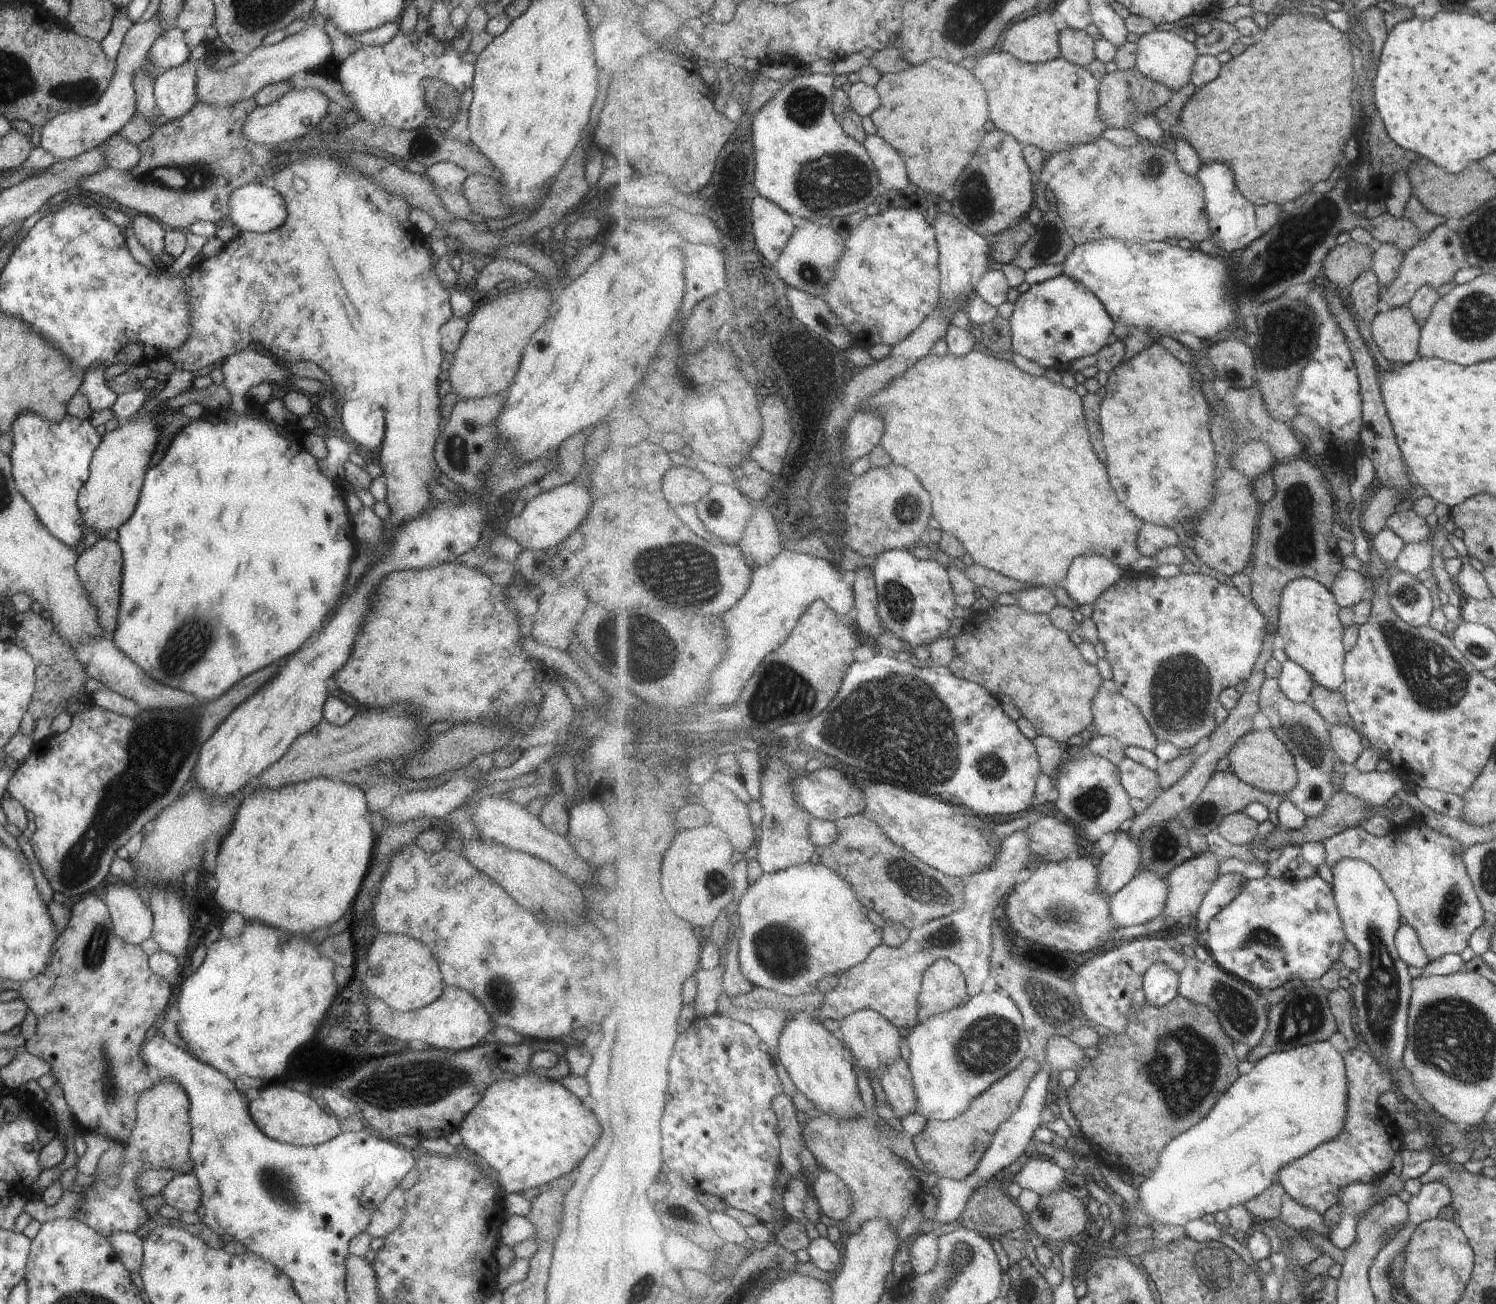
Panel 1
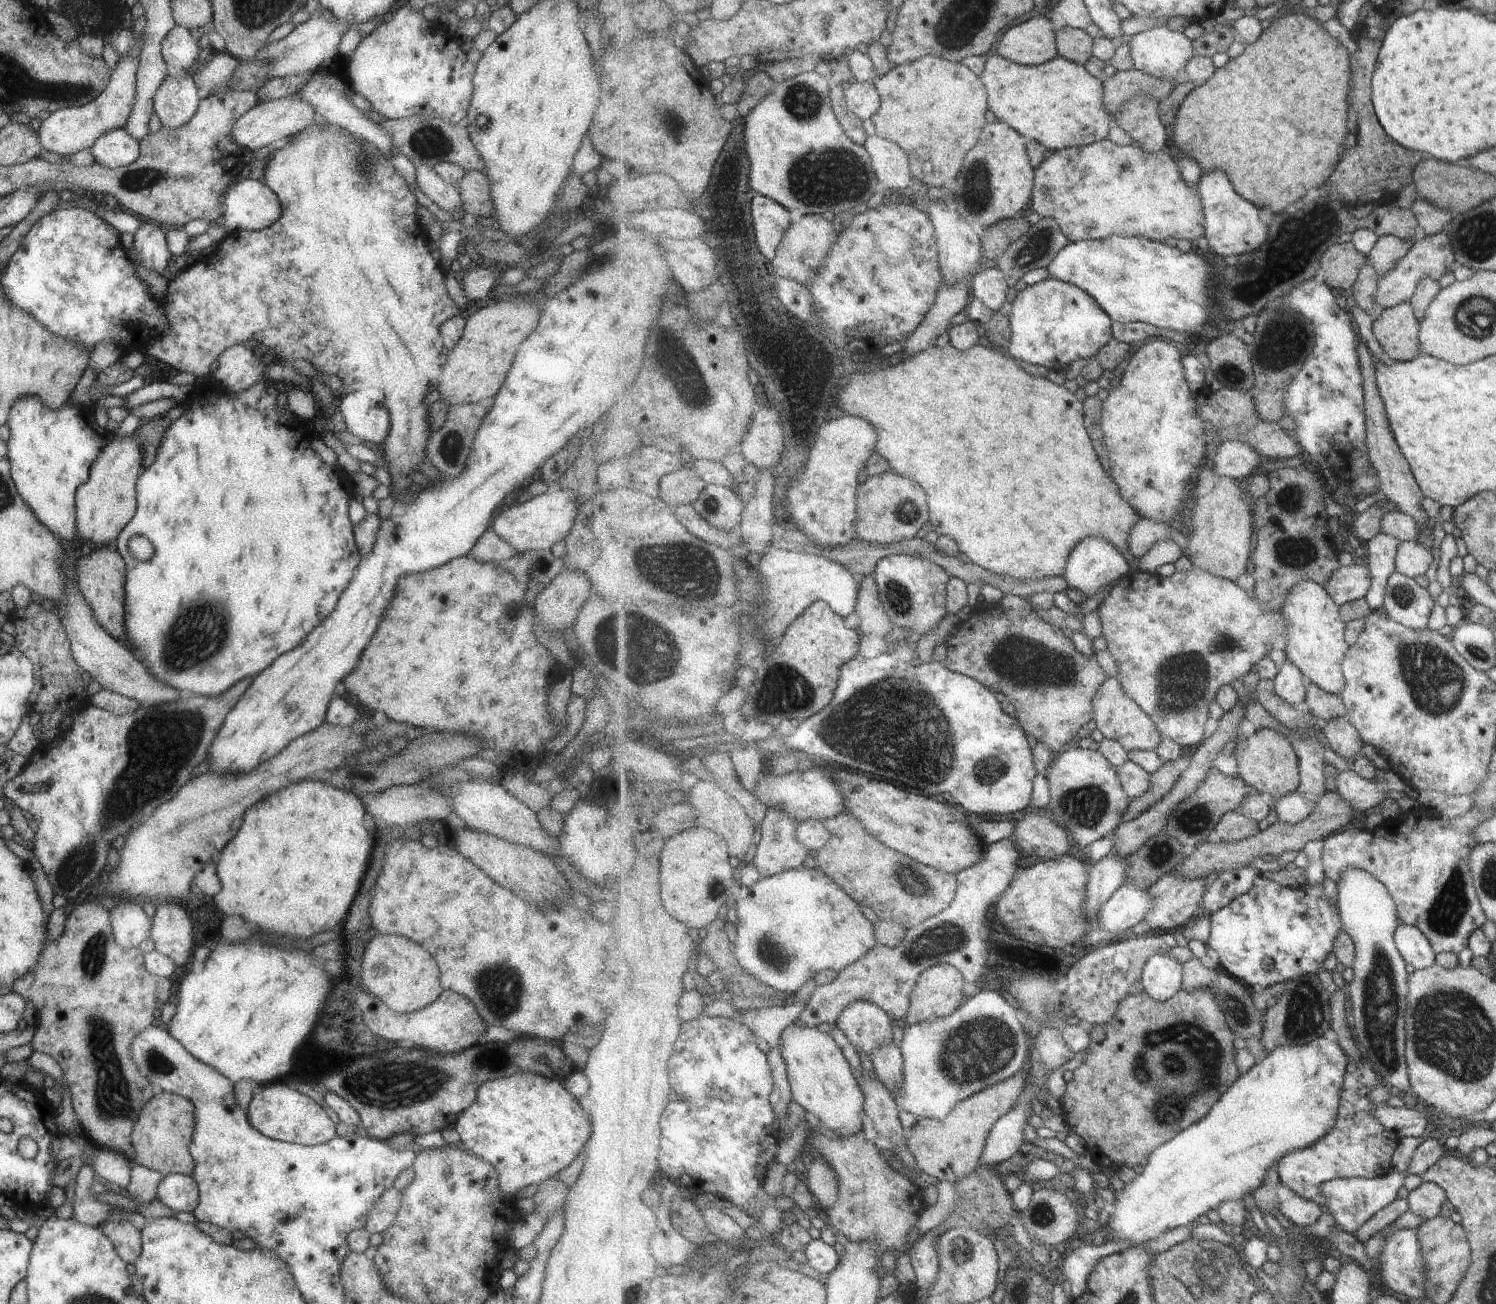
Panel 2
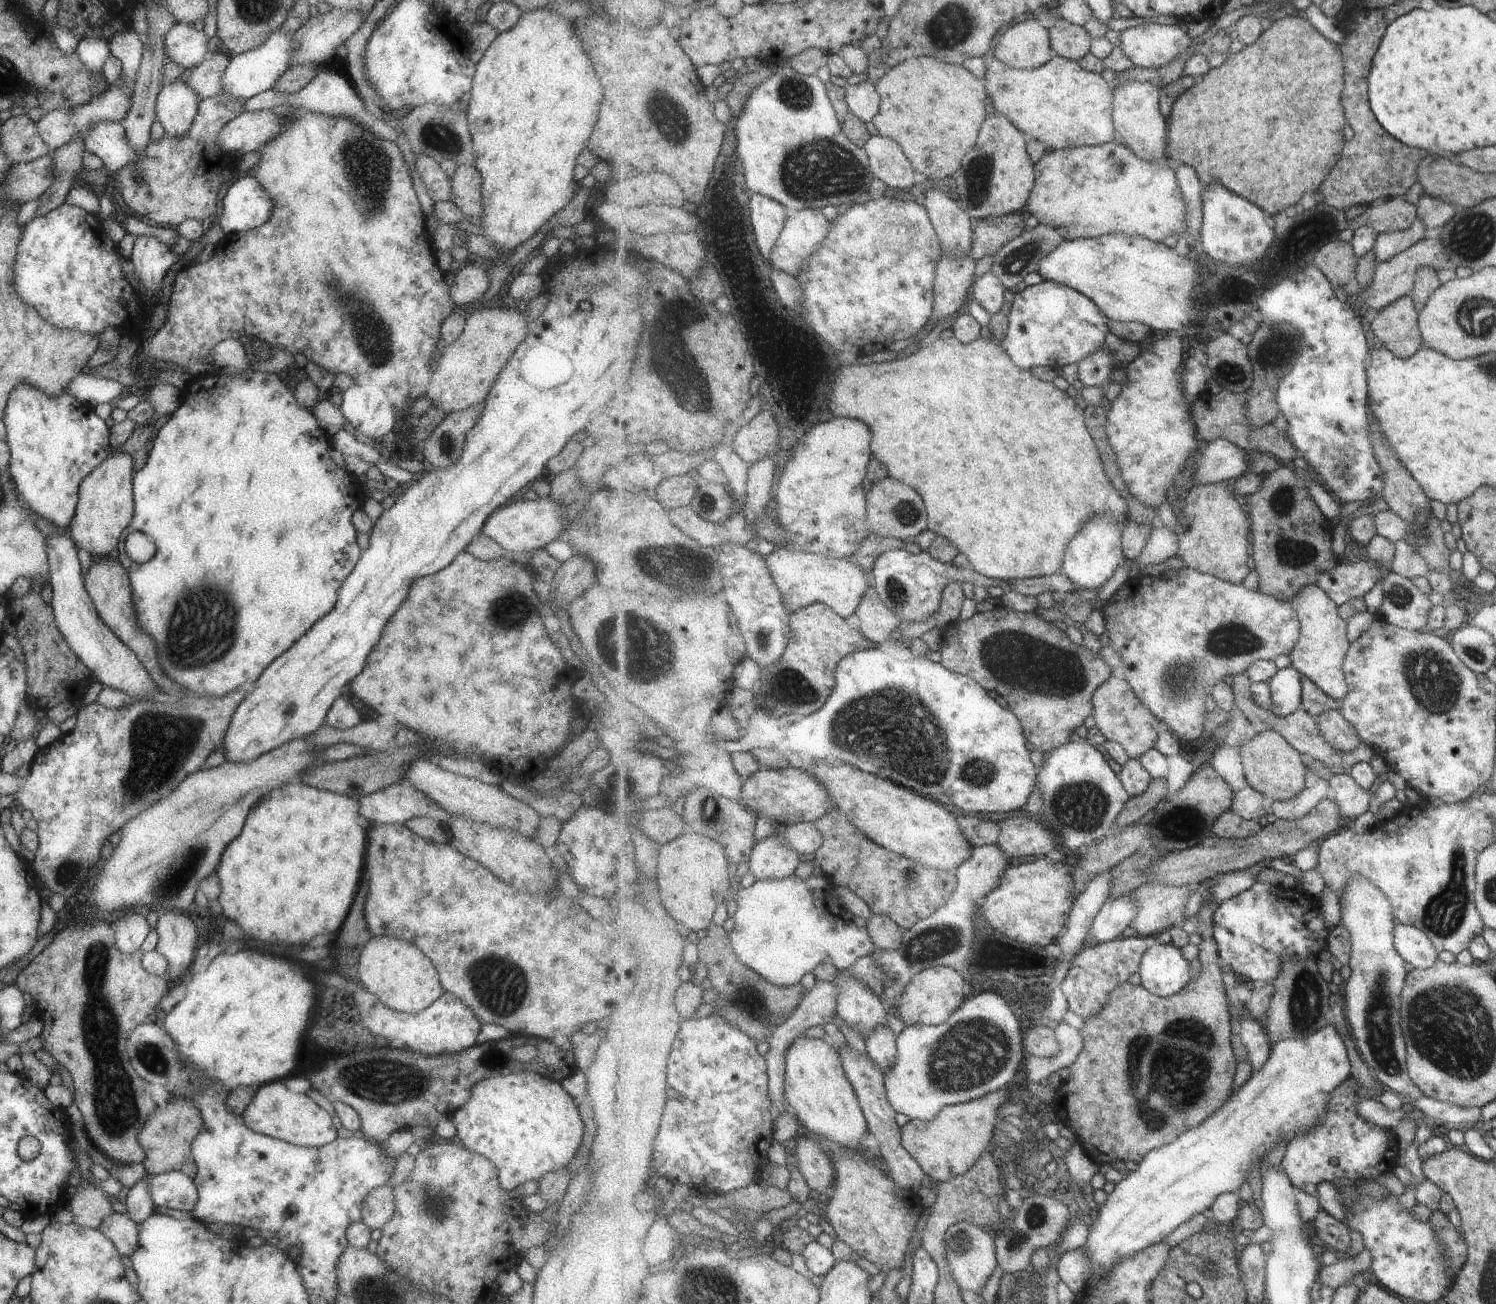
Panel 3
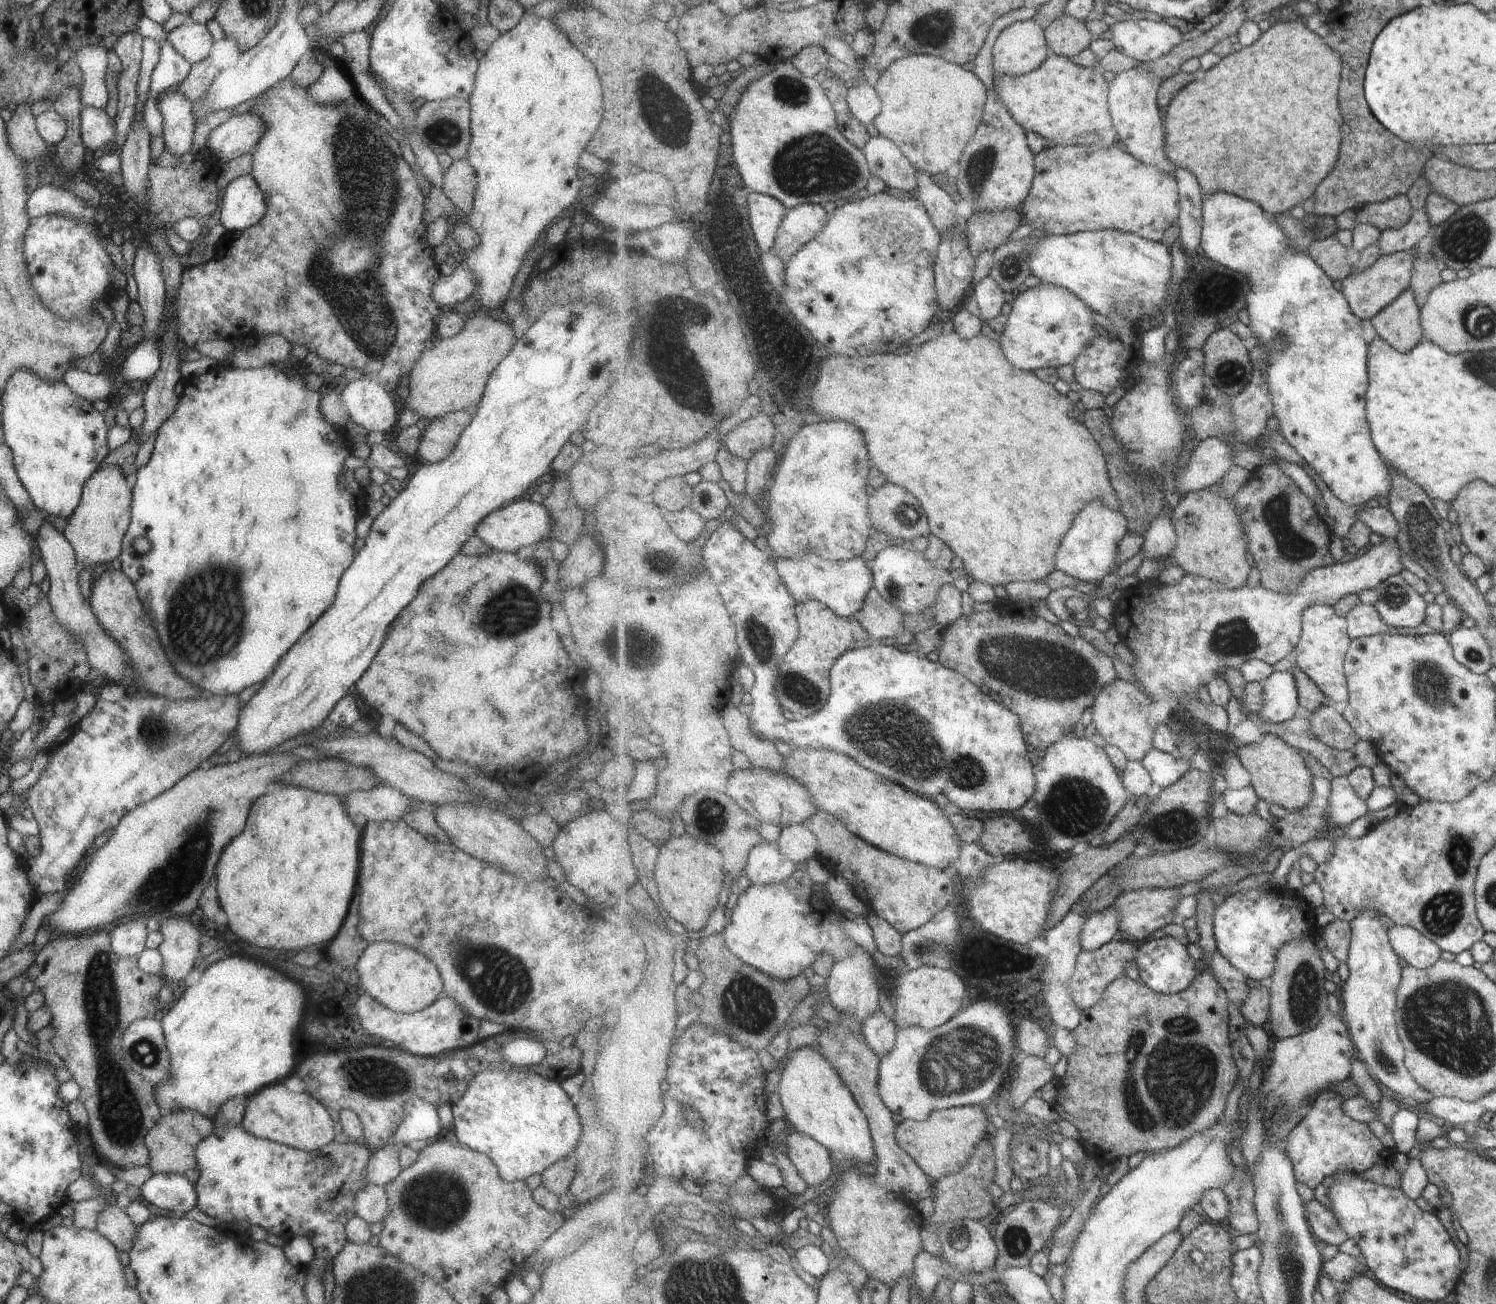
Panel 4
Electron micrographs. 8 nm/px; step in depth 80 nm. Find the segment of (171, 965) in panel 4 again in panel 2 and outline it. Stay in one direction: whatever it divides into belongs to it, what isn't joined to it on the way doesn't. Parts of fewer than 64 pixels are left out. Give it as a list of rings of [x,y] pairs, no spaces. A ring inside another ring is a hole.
[[[155,903],[150,937],[154,950],[168,956],[175,966],[184,964],[191,955],[191,920],[182,904]]]

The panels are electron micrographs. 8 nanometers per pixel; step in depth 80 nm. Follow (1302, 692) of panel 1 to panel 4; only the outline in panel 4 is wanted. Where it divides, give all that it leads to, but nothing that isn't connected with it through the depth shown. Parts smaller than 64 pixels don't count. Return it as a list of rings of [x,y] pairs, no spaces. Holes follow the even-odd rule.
[[[1275,671],[1263,684],[1264,707],[1260,712],[1266,723],[1282,723],[1297,717],[1300,705],[1298,682],[1292,671]]]

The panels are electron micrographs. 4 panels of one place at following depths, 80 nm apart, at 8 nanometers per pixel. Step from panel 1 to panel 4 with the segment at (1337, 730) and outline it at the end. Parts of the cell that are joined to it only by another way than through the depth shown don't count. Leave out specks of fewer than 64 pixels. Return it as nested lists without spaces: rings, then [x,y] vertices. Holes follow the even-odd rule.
[[[1327,702],[1309,714],[1313,734],[1333,748],[1348,751],[1360,741],[1339,706]]]

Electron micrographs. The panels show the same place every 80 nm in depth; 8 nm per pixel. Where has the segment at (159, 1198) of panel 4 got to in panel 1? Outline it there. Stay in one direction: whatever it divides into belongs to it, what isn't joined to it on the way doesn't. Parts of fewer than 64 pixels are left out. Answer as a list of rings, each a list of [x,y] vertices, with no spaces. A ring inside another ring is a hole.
[[[192,1172],[175,1175],[160,1192],[166,1204],[180,1213],[195,1212],[200,1201],[200,1186]]]

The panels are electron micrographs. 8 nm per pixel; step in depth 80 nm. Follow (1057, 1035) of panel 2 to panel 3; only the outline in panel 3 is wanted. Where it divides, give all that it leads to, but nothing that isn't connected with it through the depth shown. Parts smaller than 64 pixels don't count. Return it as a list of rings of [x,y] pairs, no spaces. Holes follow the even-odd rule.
[[[1054,1023],[1042,1027],[1033,1027],[1025,1024],[1024,1028],[1024,1048],[1026,1054],[1048,1059],[1059,1054],[1060,1044],[1056,1039]]]

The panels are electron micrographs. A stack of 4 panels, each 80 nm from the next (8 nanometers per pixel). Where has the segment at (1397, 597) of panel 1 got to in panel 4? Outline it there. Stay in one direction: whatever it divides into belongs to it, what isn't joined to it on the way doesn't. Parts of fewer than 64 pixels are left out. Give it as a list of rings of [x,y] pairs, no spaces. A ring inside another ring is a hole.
[[[1390,576],[1375,590],[1380,596],[1376,608],[1387,624],[1397,628],[1413,628],[1424,622],[1425,602],[1412,586],[1407,585],[1403,576]]]

